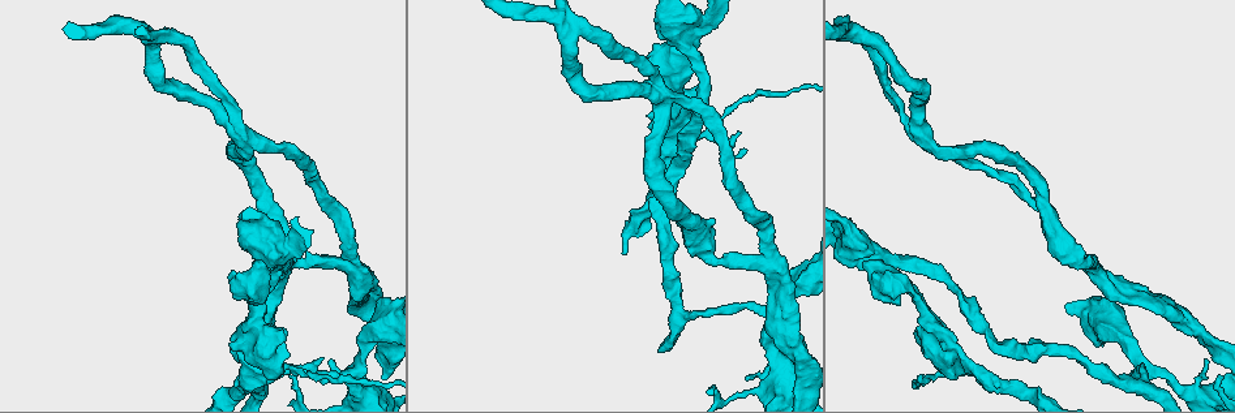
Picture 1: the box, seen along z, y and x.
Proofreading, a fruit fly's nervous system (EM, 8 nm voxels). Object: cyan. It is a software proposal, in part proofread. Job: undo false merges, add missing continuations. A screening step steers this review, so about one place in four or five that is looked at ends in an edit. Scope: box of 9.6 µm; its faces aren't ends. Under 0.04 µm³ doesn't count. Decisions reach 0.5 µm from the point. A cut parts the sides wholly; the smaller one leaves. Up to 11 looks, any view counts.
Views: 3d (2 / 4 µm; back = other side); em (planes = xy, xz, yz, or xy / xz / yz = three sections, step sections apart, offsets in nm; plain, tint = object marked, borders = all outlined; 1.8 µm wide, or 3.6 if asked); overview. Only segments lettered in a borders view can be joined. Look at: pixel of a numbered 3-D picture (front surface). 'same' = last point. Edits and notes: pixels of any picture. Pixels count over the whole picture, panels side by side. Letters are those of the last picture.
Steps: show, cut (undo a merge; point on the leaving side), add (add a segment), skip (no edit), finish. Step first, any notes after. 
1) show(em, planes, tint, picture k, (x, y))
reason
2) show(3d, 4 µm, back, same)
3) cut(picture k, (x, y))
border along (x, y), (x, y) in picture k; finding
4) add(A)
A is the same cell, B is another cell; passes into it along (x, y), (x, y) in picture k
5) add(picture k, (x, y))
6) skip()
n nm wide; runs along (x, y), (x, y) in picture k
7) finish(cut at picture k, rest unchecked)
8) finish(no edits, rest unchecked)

show(em, planes, tint, picture 1, (321, 181))
touches itself

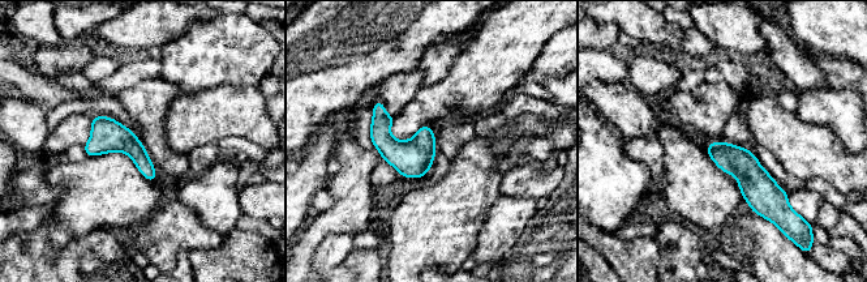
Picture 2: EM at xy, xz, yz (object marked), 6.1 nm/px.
show(em, planes, borders, same)

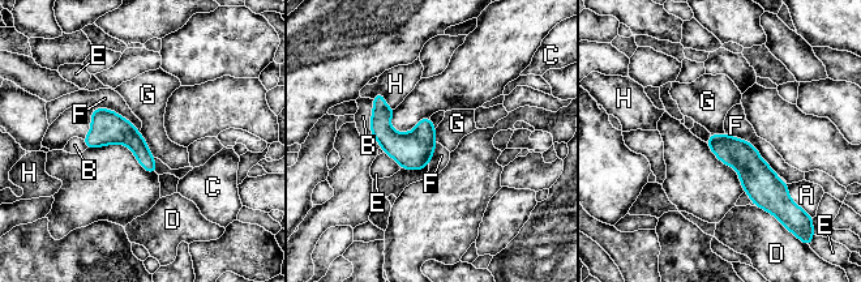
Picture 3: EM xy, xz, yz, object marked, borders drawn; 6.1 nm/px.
skip()
A, B, C, D, E, F, G and H are other cells; border along (138, 132), (154, 157) in picture 3; one cell here

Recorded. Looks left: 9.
show(3d, 2 µm, picture 1, (1144, 292))
closes a loop

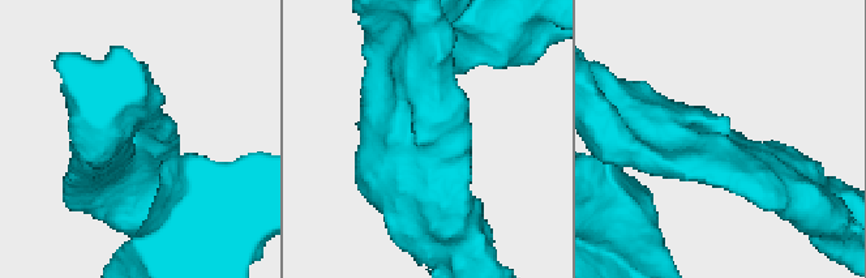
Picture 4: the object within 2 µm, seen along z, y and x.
show(em, xz, step 16, borders, picture 4, (151, 137))
shape alone is not enough

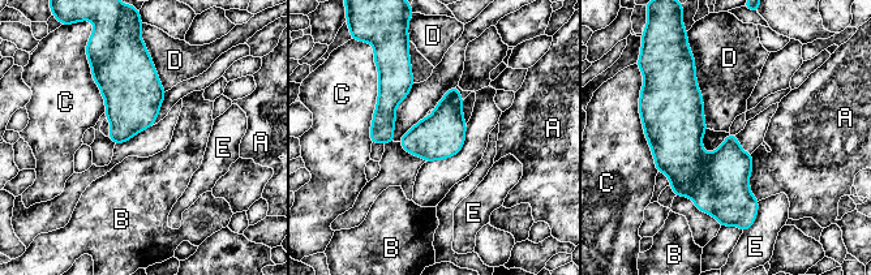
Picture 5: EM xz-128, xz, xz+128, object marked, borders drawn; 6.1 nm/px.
skip()
120 nm wide; A, B, C, D and E are other cells; border along (691, 55), (708, 128) in picture 5; continuous, no second cell

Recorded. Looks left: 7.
show(em, planes, borders, picture 1, (268, 358))

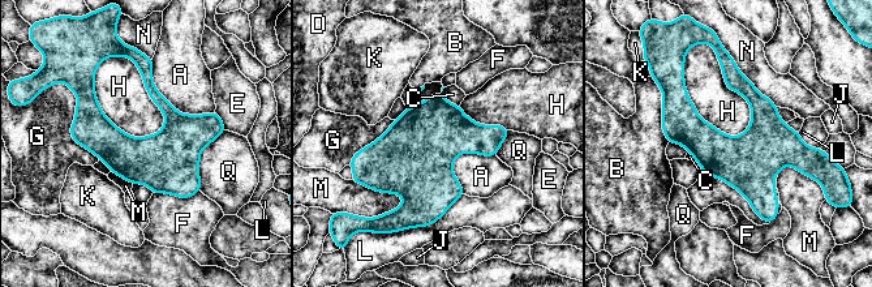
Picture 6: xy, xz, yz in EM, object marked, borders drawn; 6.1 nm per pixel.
skip()
A, B, C, D, E, F, G, H, J, K, L, M, N and Q are other cells; runs along (666, 99), (717, 150), (808, 150) in picture 6; continuous, no second cell

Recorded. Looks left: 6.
show(em, 3.6 µm, planes, borders, picture 1, (684, 49))
calibre changes

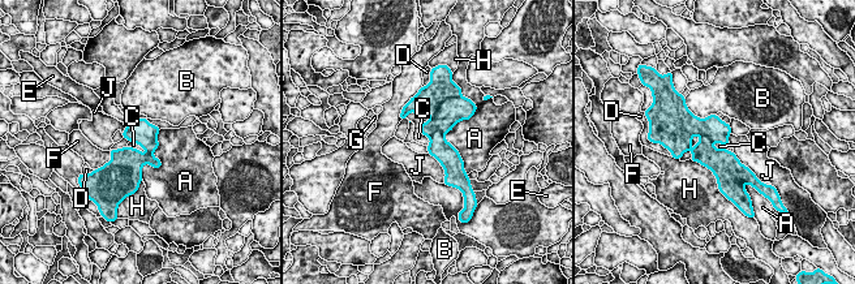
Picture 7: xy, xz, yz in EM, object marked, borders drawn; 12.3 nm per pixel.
skip()
A touches over 650 nm; A, B, C, D, E, F, G, H and J are other cells; continuous, no second cell

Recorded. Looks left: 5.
show(em, planes, tint, picture 1, (615, 56))
touches itself

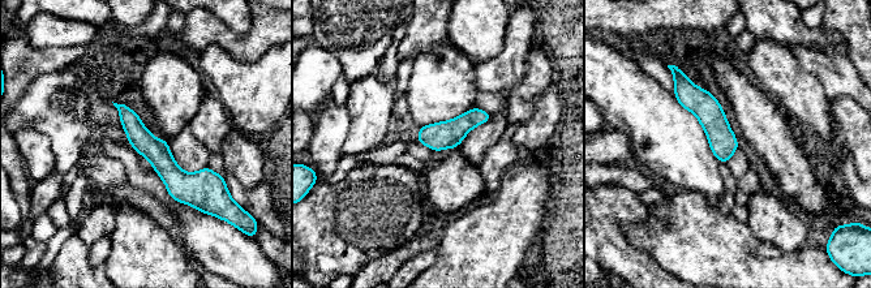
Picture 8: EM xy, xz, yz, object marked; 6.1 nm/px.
show(em, planes, borders, same)

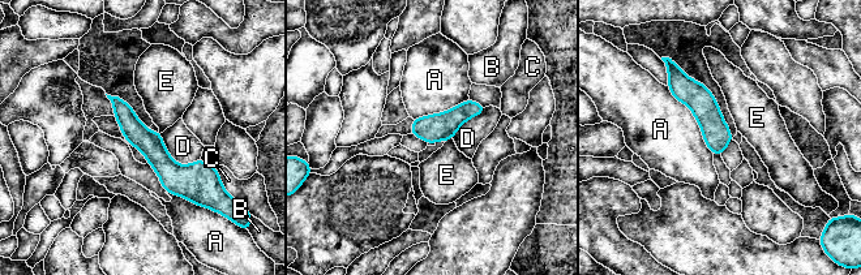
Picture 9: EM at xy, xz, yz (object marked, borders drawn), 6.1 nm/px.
skip()
A touches over 500 nm; A, B, C, D and E are other cells; runs along (114, 99), (179, 176), (206, 176) in picture 9; one cell here

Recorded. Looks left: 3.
finish(no edits, rest unchecked)

